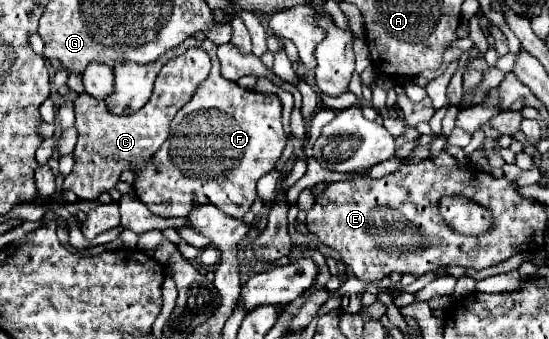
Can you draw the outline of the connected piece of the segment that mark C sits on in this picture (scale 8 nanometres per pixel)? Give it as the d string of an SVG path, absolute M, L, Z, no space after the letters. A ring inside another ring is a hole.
M189 48L185 54L169 60L161 68L149 102L129 116L115 116L109 112L105 100L97 100L85 92L79 94L75 98L75 128L79 132L79 140L73 150L75 166L63 182L63 190L75 192L81 200L97 200L101 194L115 188L121 172L143 168L167 140L171 120L189 102L189 98L193 98L193 92L201 86L205 76L209 76L209 70L209 54L201 48Z

